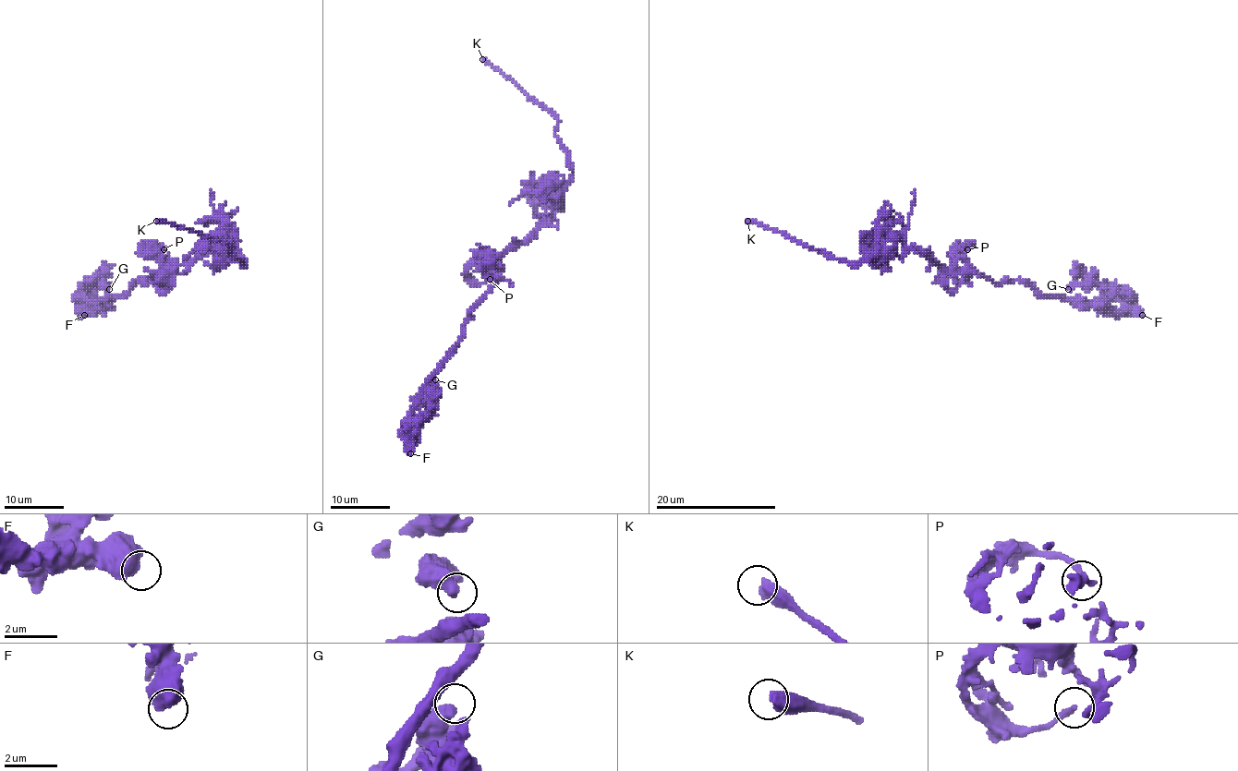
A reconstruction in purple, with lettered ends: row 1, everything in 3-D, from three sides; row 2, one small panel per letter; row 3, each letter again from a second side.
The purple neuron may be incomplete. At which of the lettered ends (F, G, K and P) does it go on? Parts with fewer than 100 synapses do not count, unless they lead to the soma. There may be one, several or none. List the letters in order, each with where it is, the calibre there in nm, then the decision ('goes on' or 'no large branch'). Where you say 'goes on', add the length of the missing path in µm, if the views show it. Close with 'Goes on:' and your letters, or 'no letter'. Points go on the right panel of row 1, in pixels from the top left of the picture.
F: at (1142, 315); 750 nm thick; no large branch
G: at (1068, 289); 320 nm thick; no large branch
K: at (747, 221); 550 nm thick; goes on; about 45 µm are missing
P: at (967, 249); 140 nm thick; no large branch
Goes on: K

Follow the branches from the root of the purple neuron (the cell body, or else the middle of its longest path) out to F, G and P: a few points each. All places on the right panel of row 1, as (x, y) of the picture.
F: (944, 269), (977, 270), (996, 283), (1022, 281), (1041, 295), (1109, 305), (1142, 315)
G: (944, 269), (977, 270), (996, 283), (1022, 281), (1041, 295), (1073, 300), (1122, 295), (1096, 281), (1068, 289)
P: (944, 269), (952, 269), (952, 258), (972, 243), (967, 249)

